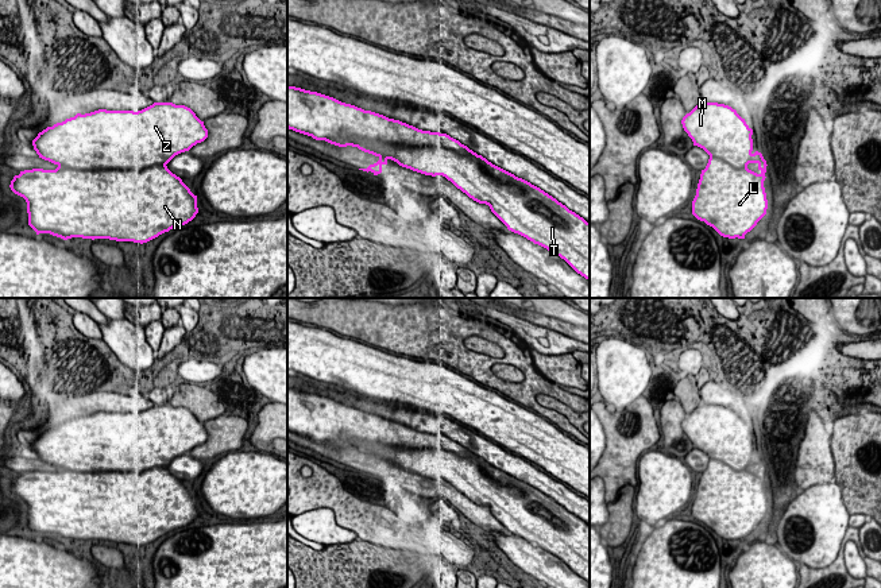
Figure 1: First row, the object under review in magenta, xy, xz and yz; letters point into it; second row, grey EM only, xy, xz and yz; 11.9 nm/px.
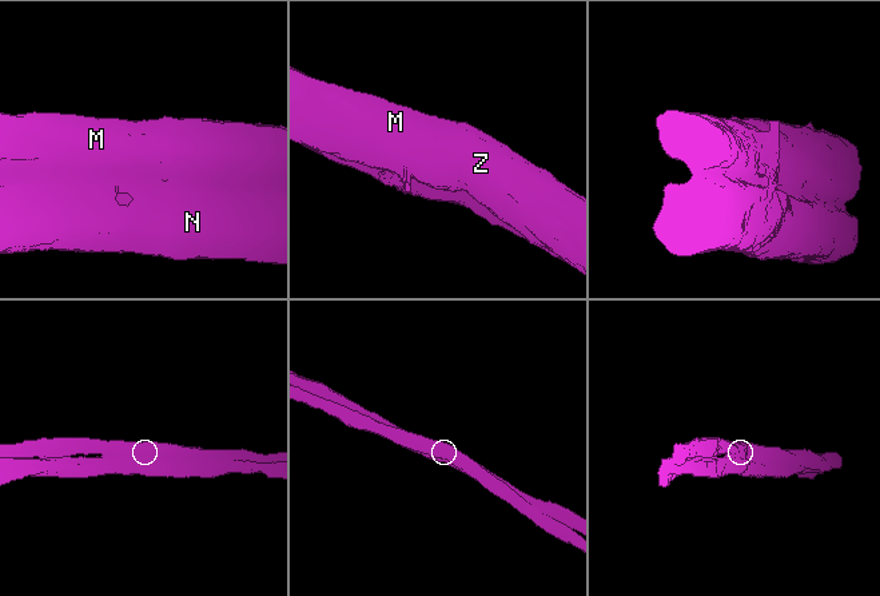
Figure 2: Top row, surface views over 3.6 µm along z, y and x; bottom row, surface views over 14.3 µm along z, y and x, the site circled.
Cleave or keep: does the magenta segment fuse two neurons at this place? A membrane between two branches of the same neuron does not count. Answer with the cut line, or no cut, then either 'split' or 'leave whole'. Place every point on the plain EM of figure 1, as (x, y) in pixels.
cut in xz along (363, 445), (444, 448), (476, 456); split

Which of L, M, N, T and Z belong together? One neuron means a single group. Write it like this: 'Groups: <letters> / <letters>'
Groups: L N / M T Z

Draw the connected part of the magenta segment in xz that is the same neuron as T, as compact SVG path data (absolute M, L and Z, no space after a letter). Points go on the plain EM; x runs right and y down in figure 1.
M366 442L364 448L402 469L425 477L445 479L474 503L488 507L509 533L556 556L577 576L590 583L590 525L540 490L492 467L478 456L460 457L443 448L406 449L379 442Z

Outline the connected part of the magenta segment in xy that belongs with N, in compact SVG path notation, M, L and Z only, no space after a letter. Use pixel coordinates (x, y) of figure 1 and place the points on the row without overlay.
M167 468L136 472L55 472L20 473L9 487L27 504L28 527L39 535L63 542L72 539L147 545L173 530L182 530L198 515L197 498Z

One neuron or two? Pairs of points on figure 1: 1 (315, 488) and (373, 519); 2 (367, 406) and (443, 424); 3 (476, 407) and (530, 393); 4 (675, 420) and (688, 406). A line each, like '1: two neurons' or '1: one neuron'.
1: one neuron
2: one neuron
3: two neurons
4: two neurons

